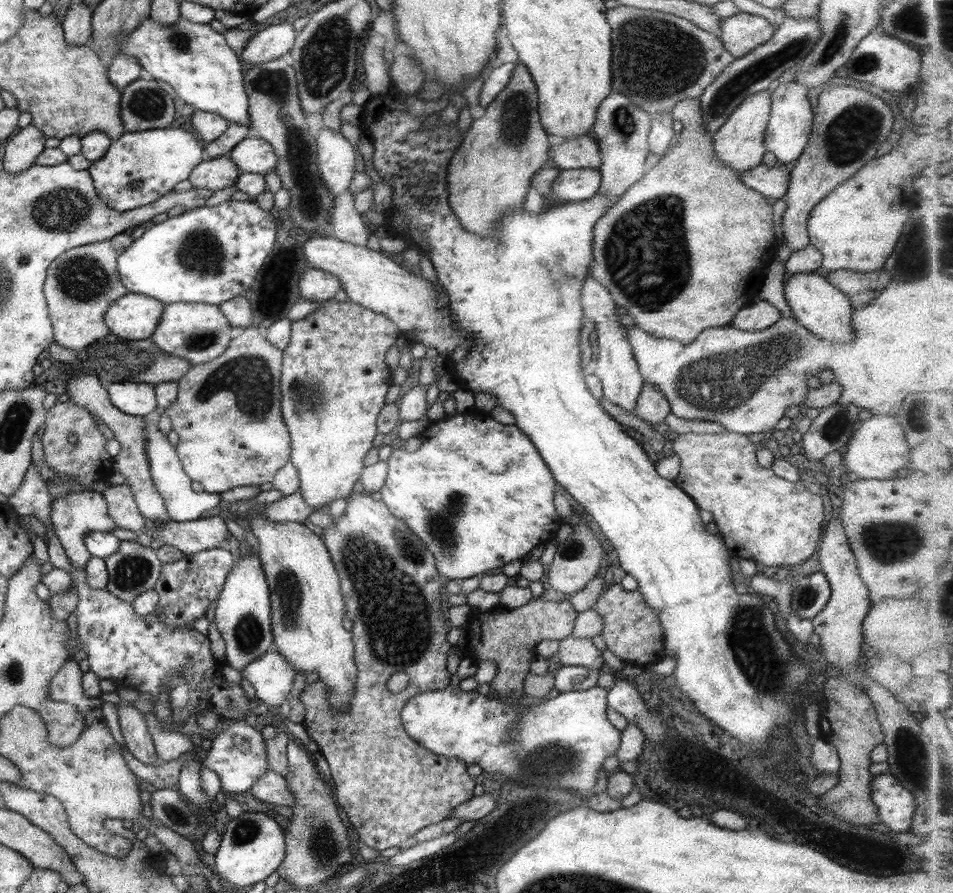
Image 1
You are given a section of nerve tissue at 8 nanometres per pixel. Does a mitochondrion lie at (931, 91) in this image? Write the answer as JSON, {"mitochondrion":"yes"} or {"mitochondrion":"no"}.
{"mitochondrion":"no"}

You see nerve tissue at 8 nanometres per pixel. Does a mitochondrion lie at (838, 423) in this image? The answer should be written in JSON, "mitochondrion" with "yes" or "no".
{"mitochondrion":"yes"}

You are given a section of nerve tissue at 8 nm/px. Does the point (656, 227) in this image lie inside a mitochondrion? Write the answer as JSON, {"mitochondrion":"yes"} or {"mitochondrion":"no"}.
{"mitochondrion":"yes"}

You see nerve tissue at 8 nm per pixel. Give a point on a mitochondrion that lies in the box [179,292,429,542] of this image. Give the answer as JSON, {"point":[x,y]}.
{"point":[248,376]}

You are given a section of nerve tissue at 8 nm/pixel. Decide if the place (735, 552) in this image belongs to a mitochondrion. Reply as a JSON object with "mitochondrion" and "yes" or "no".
{"mitochondrion":"no"}

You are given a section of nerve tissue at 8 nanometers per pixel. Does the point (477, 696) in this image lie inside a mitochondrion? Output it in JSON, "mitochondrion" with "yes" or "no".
{"mitochondrion":"no"}

